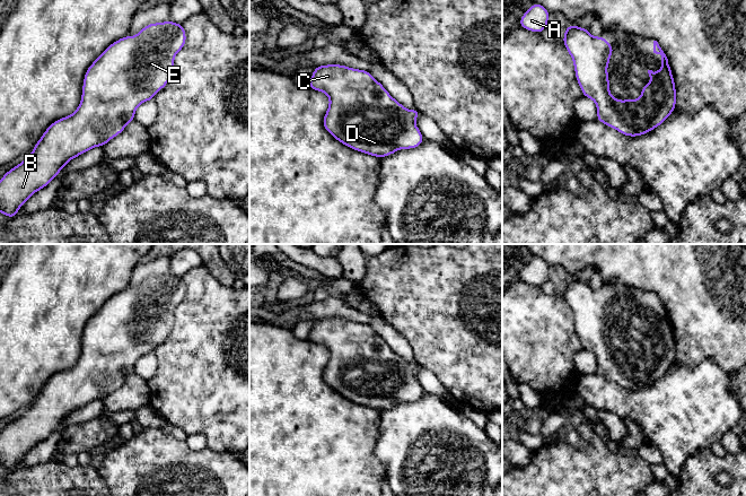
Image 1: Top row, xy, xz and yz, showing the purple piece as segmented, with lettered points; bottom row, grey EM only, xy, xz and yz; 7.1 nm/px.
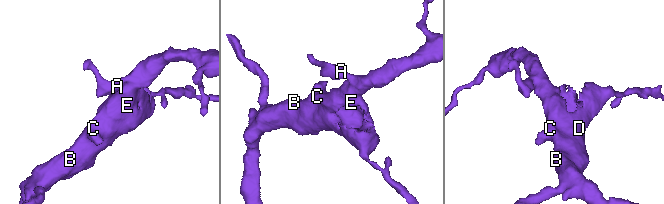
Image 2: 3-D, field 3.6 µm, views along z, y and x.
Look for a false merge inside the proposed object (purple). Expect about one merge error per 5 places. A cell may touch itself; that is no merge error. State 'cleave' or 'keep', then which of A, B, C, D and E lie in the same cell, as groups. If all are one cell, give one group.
keep | A B C D E

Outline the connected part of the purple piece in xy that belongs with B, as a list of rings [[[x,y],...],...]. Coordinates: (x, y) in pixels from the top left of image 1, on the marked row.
[[[172,20],[163,23],[153,23],[144,26],[135,36],[124,36],[115,42],[113,42],[87,69],[84,77],[82,94],[79,106],[76,112],[69,116],[61,118],[54,121],[43,133],[41,139],[34,146],[30,155],[28,155],[21,163],[9,169],[0,180],[0,212],[8,216],[10,219],[17,216],[17,211],[21,206],[37,191],[44,189],[61,171],[62,168],[73,158],[82,155],[84,153],[93,149],[94,147],[104,147],[109,140],[119,136],[126,125],[134,121],[134,113],[137,107],[148,101],[155,98],[158,90],[166,87],[167,82],[170,80],[174,72],[174,60],[175,55],[185,46],[186,33],[182,24],[174,23]]]

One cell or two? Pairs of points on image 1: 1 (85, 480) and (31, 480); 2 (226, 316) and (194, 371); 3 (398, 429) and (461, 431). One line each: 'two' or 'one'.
1: one
2: one
3: one

